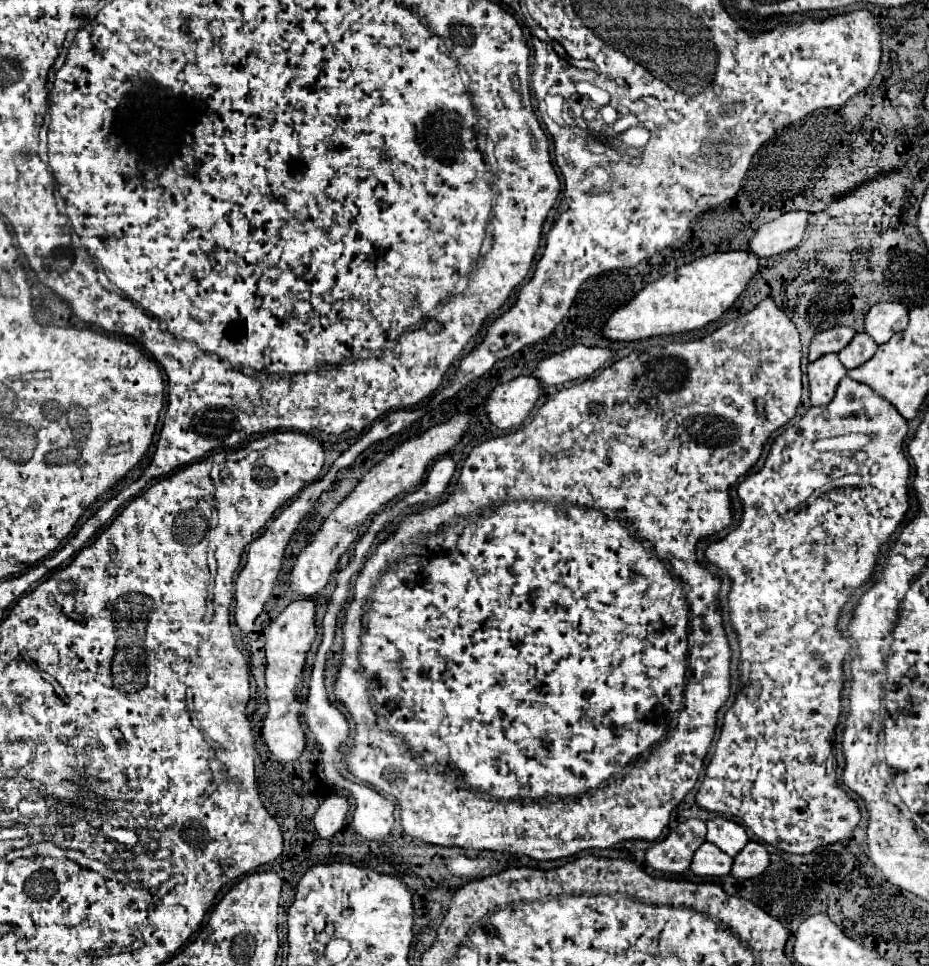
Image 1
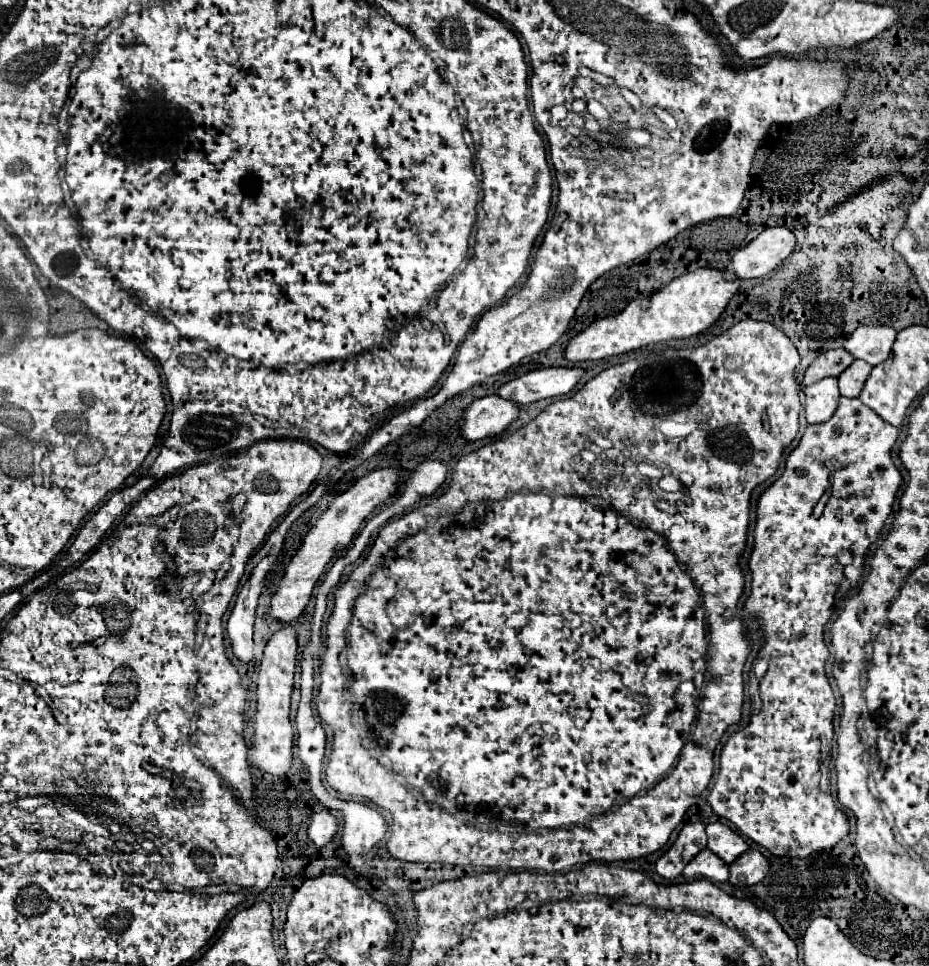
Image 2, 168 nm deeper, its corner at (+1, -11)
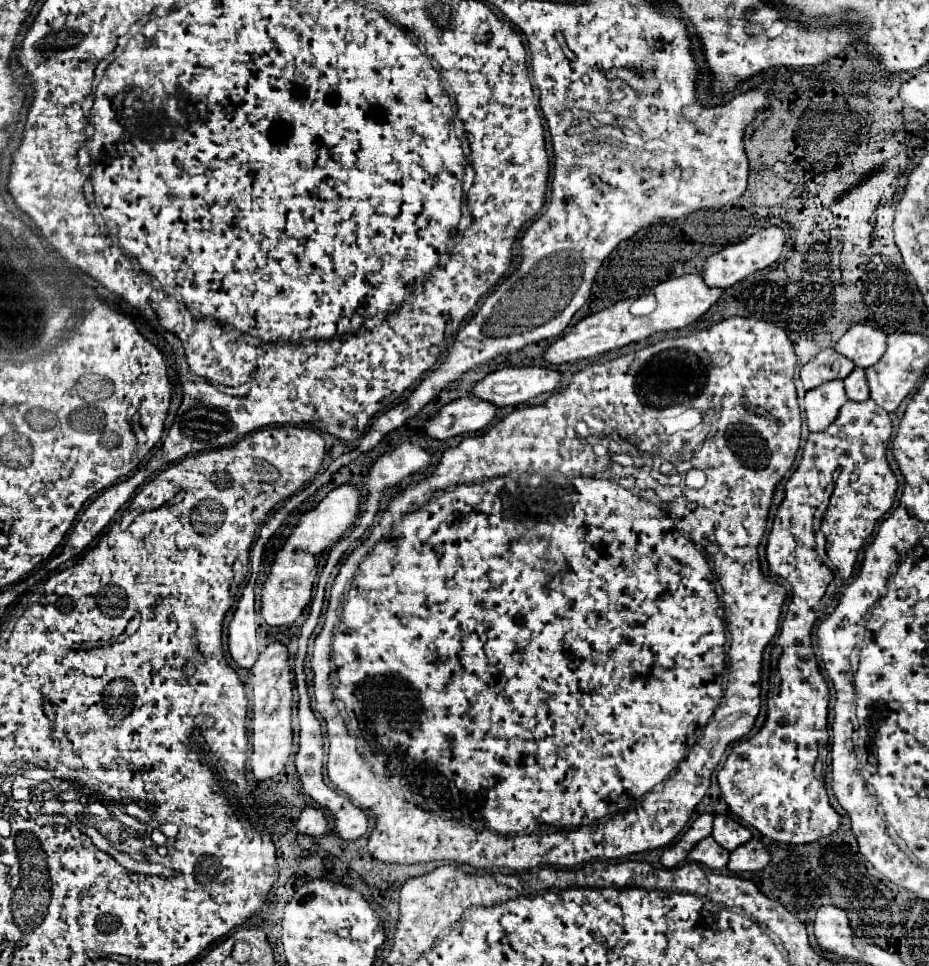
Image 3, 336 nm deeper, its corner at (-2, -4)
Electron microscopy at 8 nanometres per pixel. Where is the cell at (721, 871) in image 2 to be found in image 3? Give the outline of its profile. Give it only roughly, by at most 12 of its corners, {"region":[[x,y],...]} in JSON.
{"region":[[704,838],[688,854],[688,862],[722,870],[730,852],[714,838]]}

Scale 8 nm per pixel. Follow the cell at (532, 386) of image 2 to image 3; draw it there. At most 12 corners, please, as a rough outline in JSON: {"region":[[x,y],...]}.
{"region":[[540,366],[500,368],[474,396],[516,406],[554,392],[562,372]]}

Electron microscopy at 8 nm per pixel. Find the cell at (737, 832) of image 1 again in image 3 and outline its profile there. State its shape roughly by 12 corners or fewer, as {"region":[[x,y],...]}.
{"region":[[728,816],[714,818],[712,838],[728,852],[752,838]]}

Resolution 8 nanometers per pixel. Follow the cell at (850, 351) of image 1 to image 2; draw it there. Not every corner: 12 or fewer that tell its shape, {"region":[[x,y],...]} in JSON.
{"region":[[853,361],[839,377],[841,395],[859,397],[871,365]]}

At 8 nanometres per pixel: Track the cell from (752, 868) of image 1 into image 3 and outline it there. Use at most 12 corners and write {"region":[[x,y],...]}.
{"region":[[750,840],[730,852],[728,870],[758,872],[770,862],[768,850]]}

